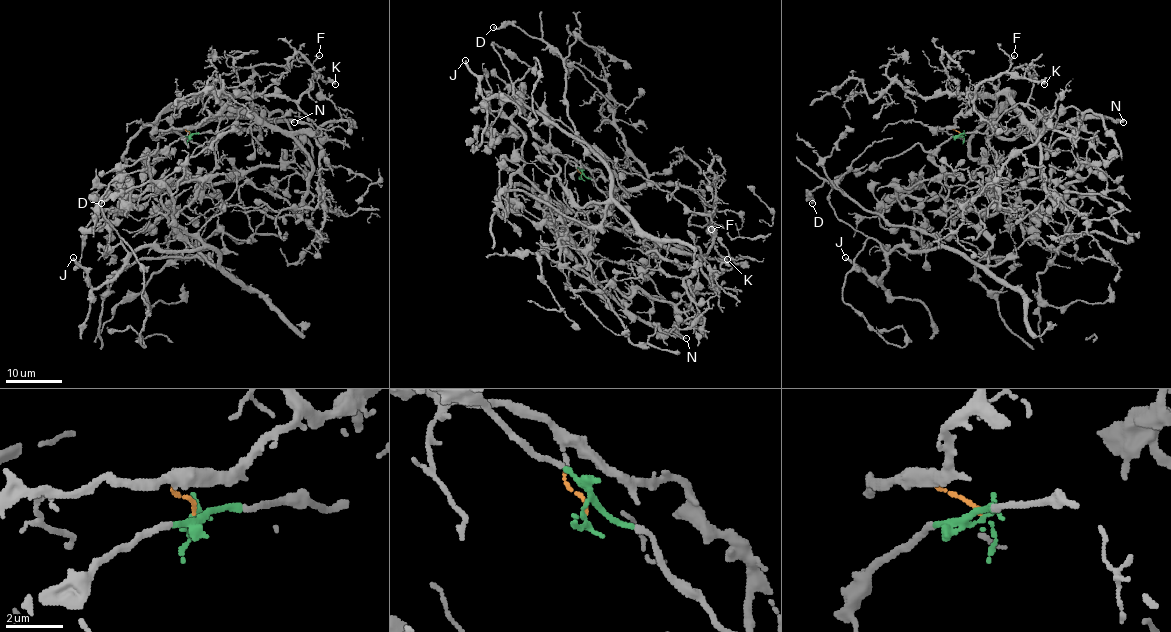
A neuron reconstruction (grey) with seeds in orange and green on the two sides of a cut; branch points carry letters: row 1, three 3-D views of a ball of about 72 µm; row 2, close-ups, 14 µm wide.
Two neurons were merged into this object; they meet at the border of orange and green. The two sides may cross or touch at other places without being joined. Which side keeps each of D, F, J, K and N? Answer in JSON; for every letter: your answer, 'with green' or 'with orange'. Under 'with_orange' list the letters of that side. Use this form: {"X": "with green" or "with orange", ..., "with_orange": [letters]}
{"D": "with green", "F": "with orange", "J": "with green", "K": "with orange", "N": "with orange", "with_orange": ["F", "K", "N"]}

